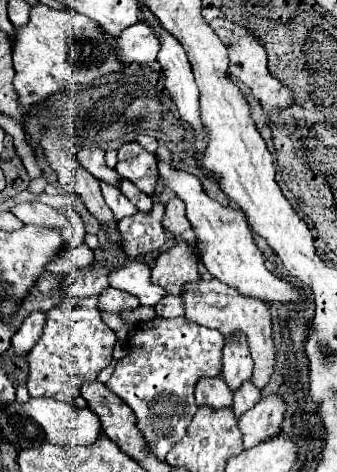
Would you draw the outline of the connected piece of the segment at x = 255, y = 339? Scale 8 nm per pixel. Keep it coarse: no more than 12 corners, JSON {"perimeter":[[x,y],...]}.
{"perimeter":[[204,275],[186,285],[188,321],[244,333],[252,383],[276,367],[270,309]]}

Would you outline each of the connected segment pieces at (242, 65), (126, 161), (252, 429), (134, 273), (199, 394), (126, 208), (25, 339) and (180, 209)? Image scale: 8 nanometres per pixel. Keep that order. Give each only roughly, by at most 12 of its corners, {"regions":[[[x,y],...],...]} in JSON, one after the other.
{"regions":[[[228,19],[210,27],[230,53],[228,73],[272,115],[292,91],[270,75],[266,49]],[[138,143],[118,151],[116,171],[148,197],[154,195],[158,167]],[[282,395],[262,397],[238,421],[244,447],[280,433]],[[140,261],[120,267],[110,287],[156,307],[166,289],[152,285],[150,267]],[[204,377],[196,385],[196,405],[232,407],[232,391],[222,377]],[[100,183],[116,221],[132,217],[138,209],[116,189]],[[30,313],[14,333],[8,353],[30,353],[40,339],[44,313]],[[168,201],[162,223],[172,235],[190,229],[184,203]]]}

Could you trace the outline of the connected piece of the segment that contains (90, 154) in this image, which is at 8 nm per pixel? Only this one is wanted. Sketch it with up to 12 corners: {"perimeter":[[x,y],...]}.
{"perimeter":[[84,147],[78,161],[98,181],[120,189],[122,177],[106,167],[100,147]]}

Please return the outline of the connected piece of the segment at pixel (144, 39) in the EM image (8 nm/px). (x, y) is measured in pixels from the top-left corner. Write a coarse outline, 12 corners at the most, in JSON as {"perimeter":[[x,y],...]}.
{"perimeter":[[146,21],[108,37],[124,63],[156,61],[160,39]]}

